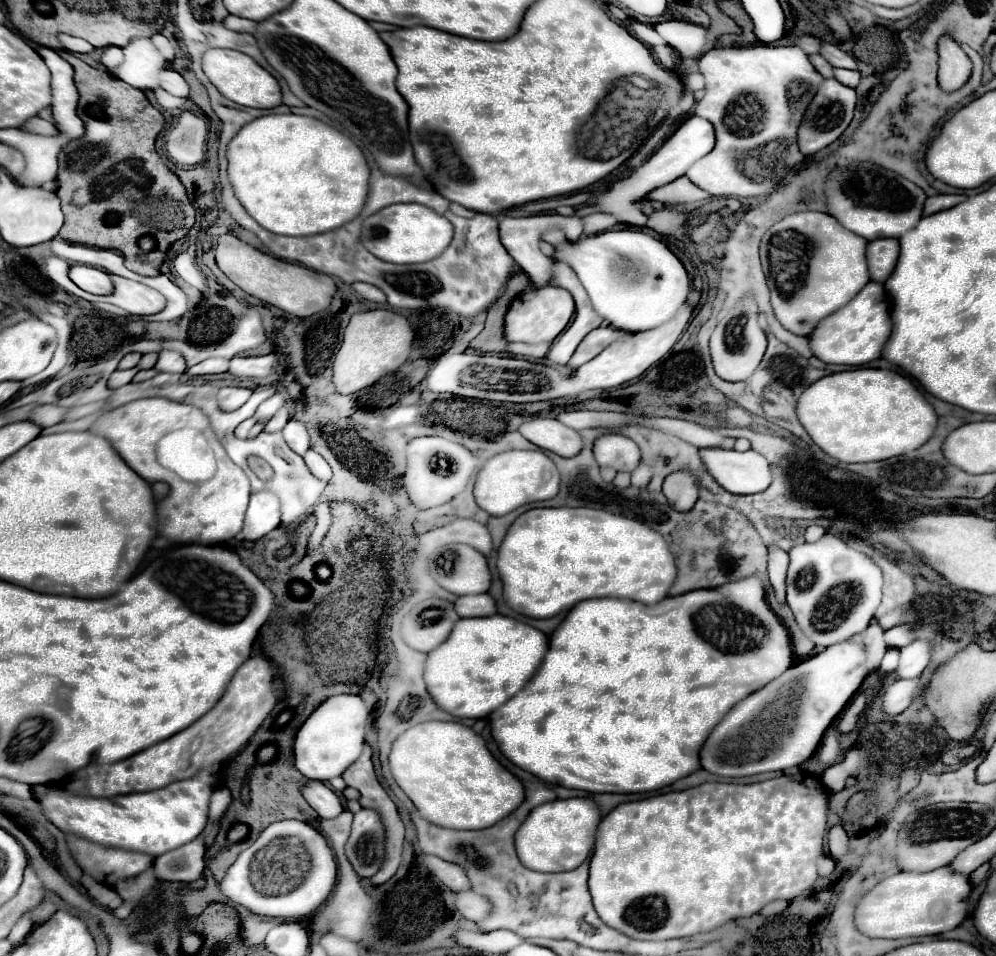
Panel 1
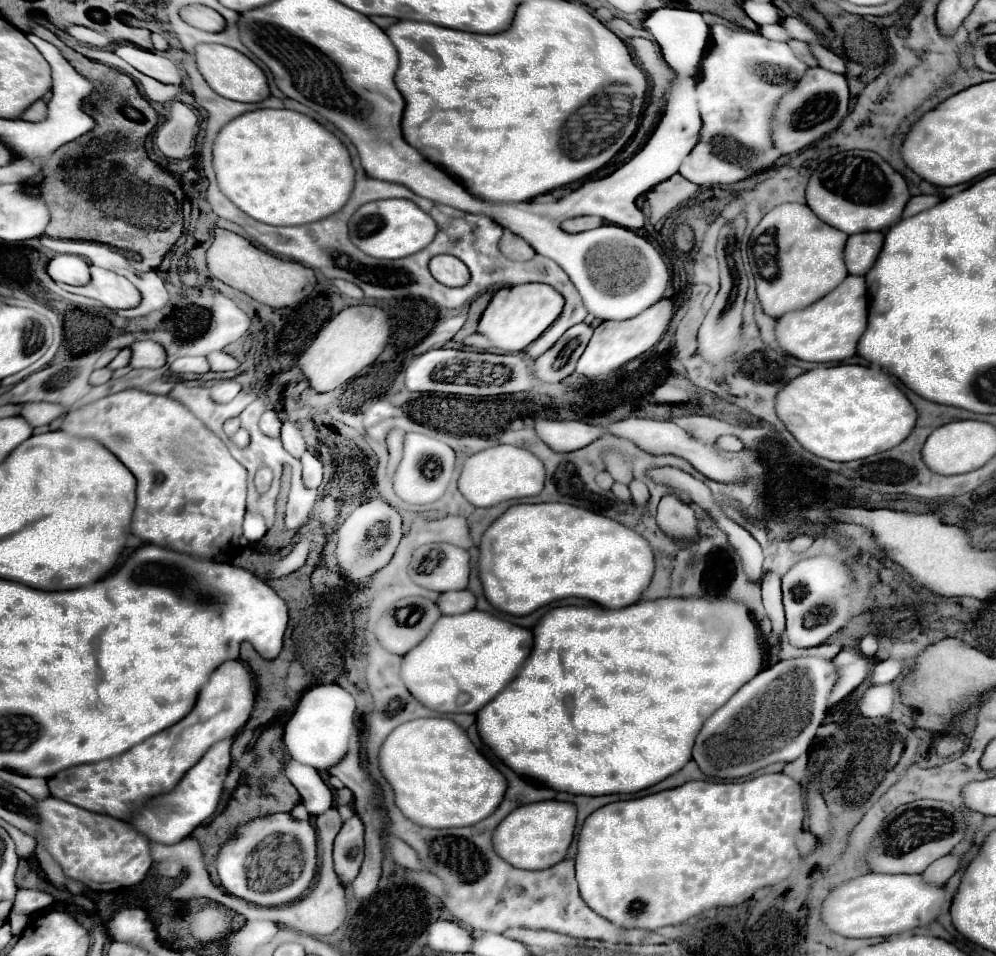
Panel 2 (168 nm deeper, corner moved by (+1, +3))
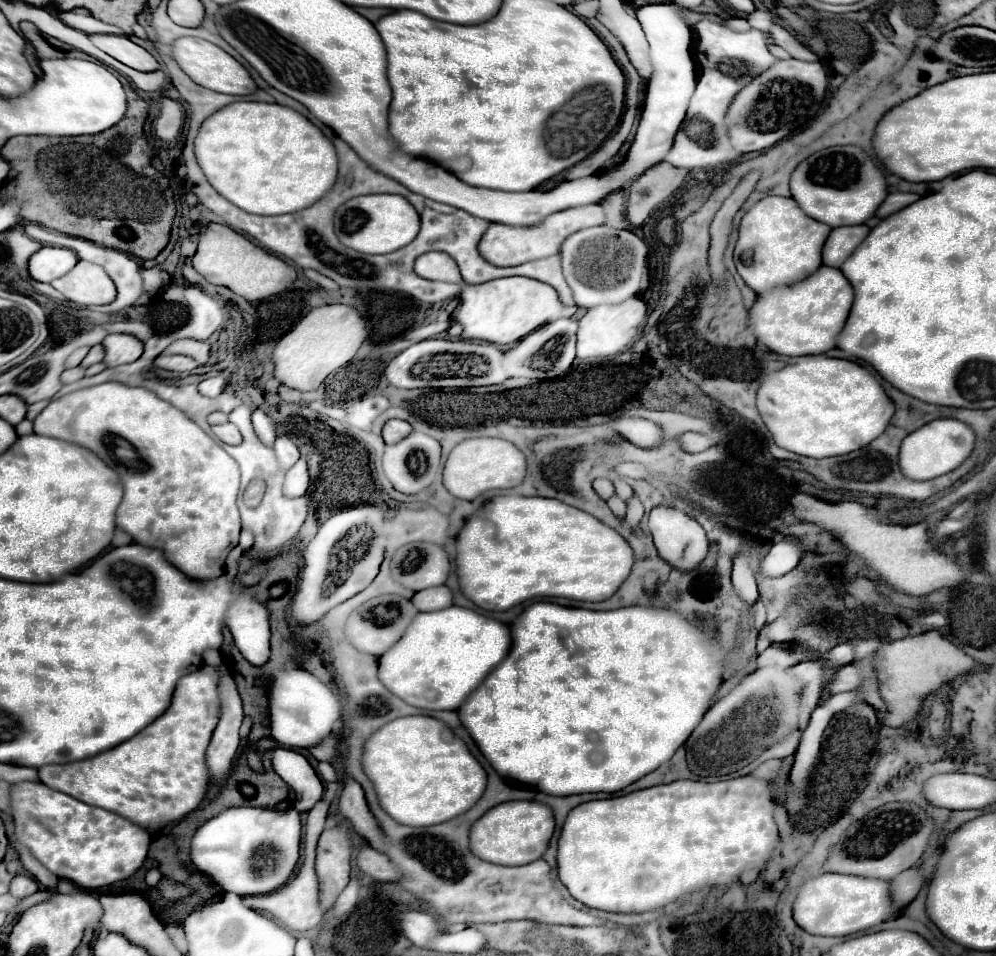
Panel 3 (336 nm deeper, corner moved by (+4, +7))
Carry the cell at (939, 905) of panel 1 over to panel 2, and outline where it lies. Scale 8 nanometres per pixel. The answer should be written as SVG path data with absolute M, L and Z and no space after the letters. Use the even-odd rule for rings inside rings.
M864 874L832 888L822 902L822 924L846 938L876 938L902 934L936 920L940 908L948 906L944 886L924 886L918 874Z

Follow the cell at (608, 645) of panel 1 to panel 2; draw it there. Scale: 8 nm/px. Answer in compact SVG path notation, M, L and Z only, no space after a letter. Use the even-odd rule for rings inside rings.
M660 598L650 602L636 602L632 606L620 610L596 610L596 608L578 608L578 606L562 606L552 608L532 630L534 646L526 662L522 664L516 678L482 710L476 712L478 734L492 748L492 752L516 774L546 782L546 786L568 792L568 794L586 794L586 796L602 796L602 794L634 794L644 788L658 784L660 780L678 772L690 758L694 738L698 730L706 722L710 714L714 714L722 704L726 704L732 694L738 692L740 686L750 682L764 668L764 646L758 632L756 622L750 612L738 602L718 602L718 598Z

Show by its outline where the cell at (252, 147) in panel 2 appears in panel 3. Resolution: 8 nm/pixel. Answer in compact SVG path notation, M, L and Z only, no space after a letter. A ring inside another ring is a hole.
M233 102L207 118L195 138L195 154L223 198L261 216L313 206L335 184L339 166L335 146L315 124L287 106L265 102Z

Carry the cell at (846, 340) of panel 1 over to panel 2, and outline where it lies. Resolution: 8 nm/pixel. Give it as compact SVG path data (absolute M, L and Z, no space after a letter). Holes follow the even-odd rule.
M846 276L832 292L822 296L814 302L814 306L806 306L802 310L792 310L776 318L776 342L778 346L794 358L808 360L808 362L840 362L856 354L858 338L862 330L866 330L866 284L864 276Z

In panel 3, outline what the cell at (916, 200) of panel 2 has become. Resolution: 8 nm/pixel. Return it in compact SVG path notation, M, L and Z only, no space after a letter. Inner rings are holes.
M893 192L893 194L889 194L889 196L885 198L885 202L879 206L879 210L877 210L875 216L879 216L879 218L887 218L887 216L891 216L895 210L901 210L901 208L909 206L909 204L913 204L913 202L919 200L919 198L921 198L919 194Z

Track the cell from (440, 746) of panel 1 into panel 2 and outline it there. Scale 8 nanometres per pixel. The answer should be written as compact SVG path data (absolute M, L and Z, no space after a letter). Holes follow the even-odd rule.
M448 718L404 722L384 740L378 762L382 776L394 790L400 812L426 828L472 826L490 816L506 792L506 778L474 748L466 732Z

